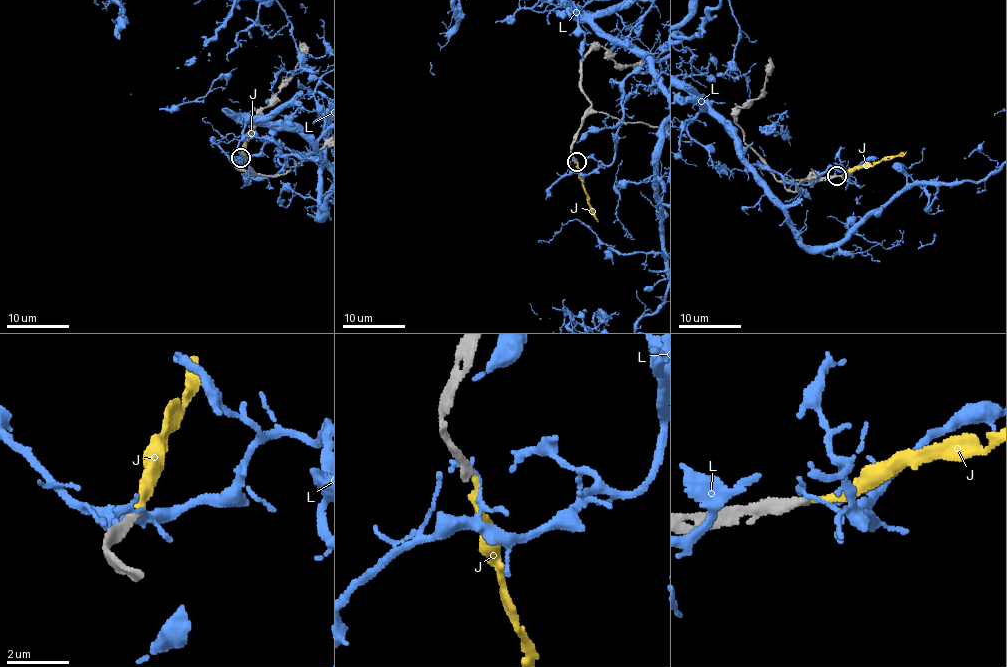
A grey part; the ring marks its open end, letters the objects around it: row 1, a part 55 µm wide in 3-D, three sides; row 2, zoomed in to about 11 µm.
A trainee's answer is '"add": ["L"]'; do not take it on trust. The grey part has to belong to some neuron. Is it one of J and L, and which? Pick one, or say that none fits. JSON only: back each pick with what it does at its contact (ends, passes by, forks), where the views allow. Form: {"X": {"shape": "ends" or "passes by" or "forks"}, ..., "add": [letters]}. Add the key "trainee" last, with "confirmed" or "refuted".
{"J": {"shape": "ends"}, "add": ["J"], "trainee": "refuted"}

